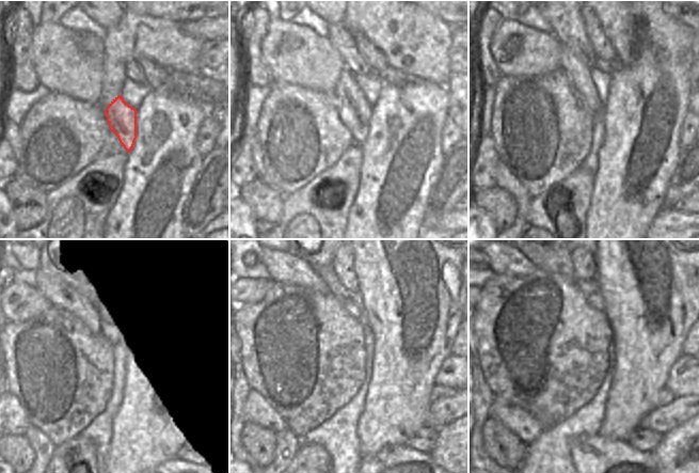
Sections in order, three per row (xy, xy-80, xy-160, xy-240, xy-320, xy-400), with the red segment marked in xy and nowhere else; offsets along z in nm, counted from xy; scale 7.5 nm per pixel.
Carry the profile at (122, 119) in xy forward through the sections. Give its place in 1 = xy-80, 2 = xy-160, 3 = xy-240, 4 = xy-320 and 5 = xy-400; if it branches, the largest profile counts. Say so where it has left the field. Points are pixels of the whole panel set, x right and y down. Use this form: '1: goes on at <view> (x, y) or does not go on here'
1: goes on at xy-80 (354, 111)
2: goes on at xy-160 (580, 75)
3: goes on at xy-240 (62, 286)
4: goes on at xy-320 (283, 267)
5: goes on at xy-400 (503, 261)

